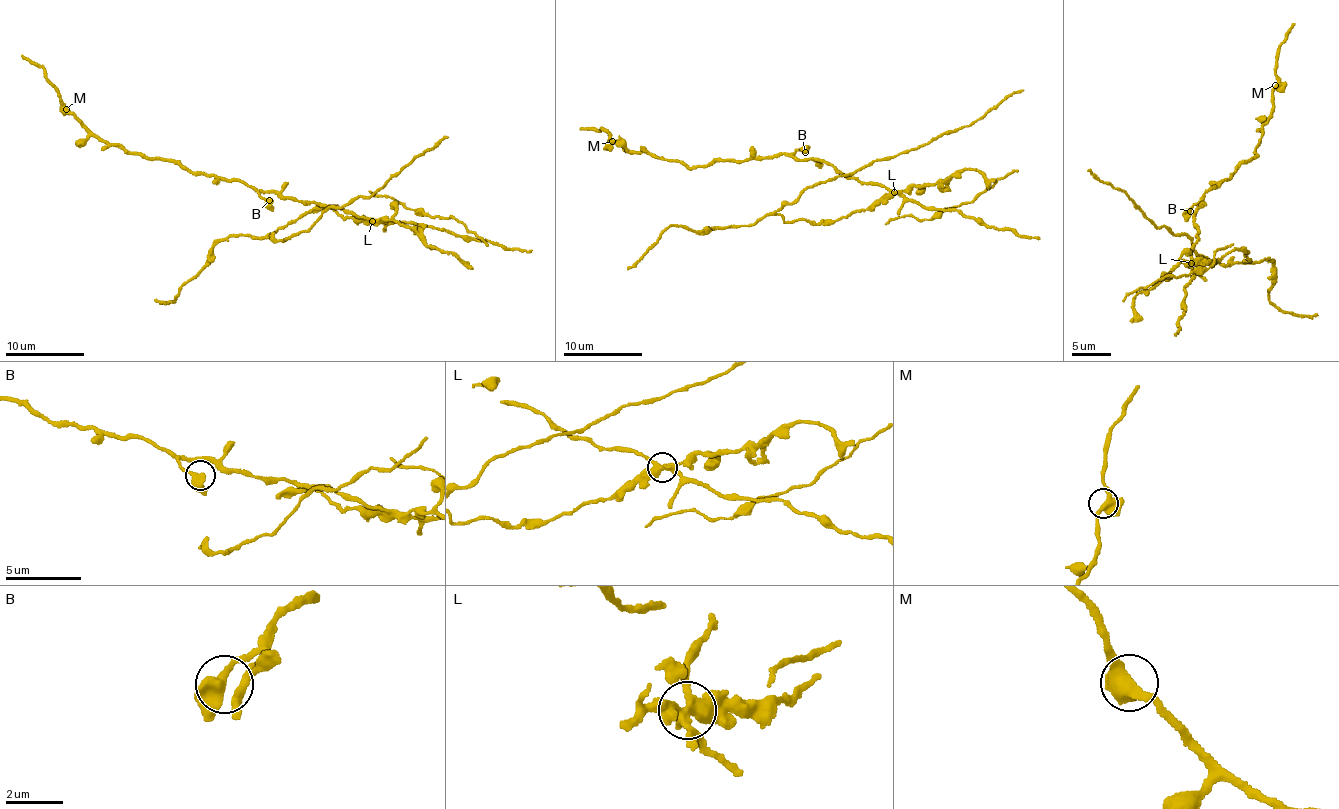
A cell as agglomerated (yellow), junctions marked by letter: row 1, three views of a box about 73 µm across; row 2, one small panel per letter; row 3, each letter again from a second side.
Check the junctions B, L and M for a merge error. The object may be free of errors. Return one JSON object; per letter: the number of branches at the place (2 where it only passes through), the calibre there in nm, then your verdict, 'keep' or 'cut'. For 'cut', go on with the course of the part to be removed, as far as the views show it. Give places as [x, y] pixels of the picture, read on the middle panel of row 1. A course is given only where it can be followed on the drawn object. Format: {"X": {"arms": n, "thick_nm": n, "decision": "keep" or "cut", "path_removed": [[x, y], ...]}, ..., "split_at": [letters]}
{"B": {"arms": 2, "thick_nm": 480, "decision": "keep"}, "L": {"arms": 4, "thick_nm": 400, "decision": "cut", "path_removed": [[894, 192], [836, 220], [786, 221], [775, 213], [807, 188], [971, 126], [1004, 99], [1023, 90]]}, "M": {"arms": 4, "thick_nm": 440, "decision": "keep"}, "split_at": ["L"]}

